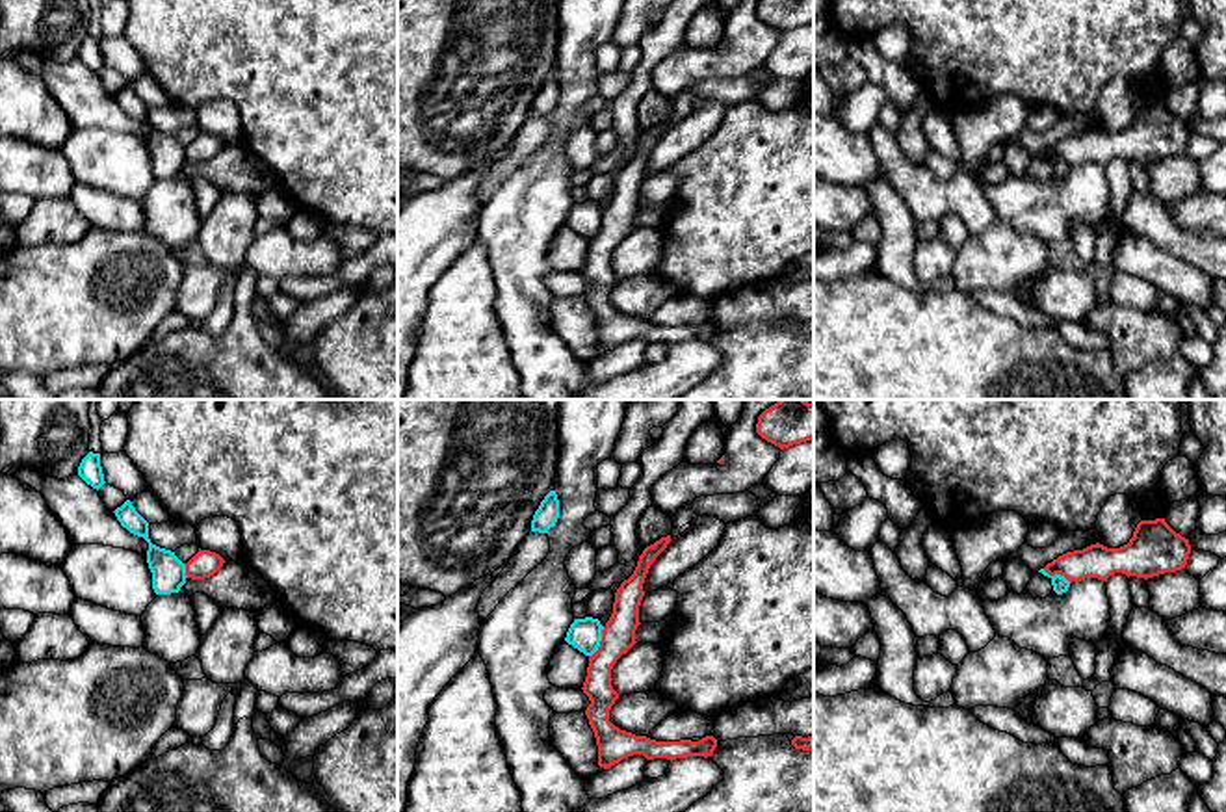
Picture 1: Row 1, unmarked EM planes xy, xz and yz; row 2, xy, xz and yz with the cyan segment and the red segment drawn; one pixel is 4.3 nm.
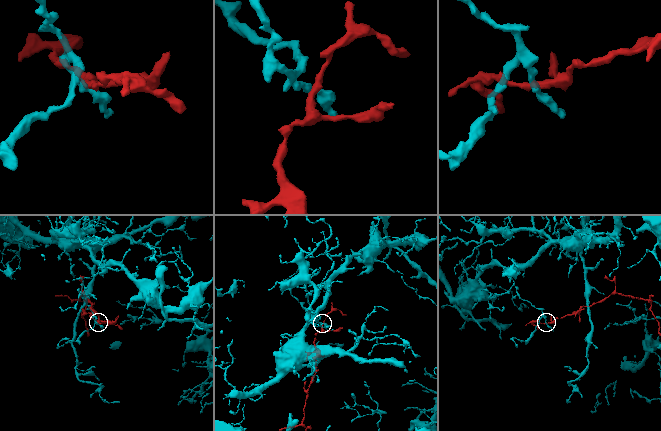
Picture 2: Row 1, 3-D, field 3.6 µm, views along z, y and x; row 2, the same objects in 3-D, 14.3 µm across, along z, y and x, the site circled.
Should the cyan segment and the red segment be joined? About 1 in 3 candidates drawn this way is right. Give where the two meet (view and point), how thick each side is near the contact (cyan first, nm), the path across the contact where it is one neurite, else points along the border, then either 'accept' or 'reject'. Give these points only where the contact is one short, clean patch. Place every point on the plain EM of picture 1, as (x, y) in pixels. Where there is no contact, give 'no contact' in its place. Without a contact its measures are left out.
meets cyan in xz at (600, 223); 140 nm thick on the cyan side, 140 nm on the other; border along xz (604, 210), (600, 229), (589, 240); reject

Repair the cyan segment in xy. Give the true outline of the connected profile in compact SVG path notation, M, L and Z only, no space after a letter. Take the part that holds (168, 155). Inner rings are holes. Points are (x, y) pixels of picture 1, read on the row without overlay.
M126 84L115 95L117 104L130 117L143 121L149 126L147 147L152 156L152 173L156 178L178 177L186 167L186 149L175 139L175 136L160 132L149 123L149 106L136 95L130 84Z

